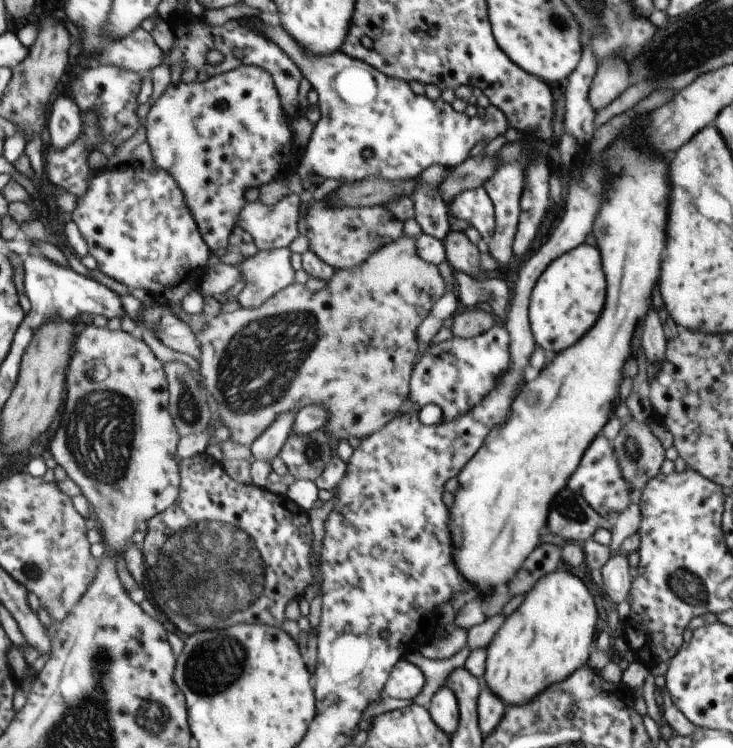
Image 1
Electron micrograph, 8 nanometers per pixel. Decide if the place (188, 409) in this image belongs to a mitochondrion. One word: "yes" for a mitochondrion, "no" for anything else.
yes

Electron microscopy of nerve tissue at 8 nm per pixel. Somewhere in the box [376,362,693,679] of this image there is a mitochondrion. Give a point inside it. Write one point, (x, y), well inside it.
(570, 510)

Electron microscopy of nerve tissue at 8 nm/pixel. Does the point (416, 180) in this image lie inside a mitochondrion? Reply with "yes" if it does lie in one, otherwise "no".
no

